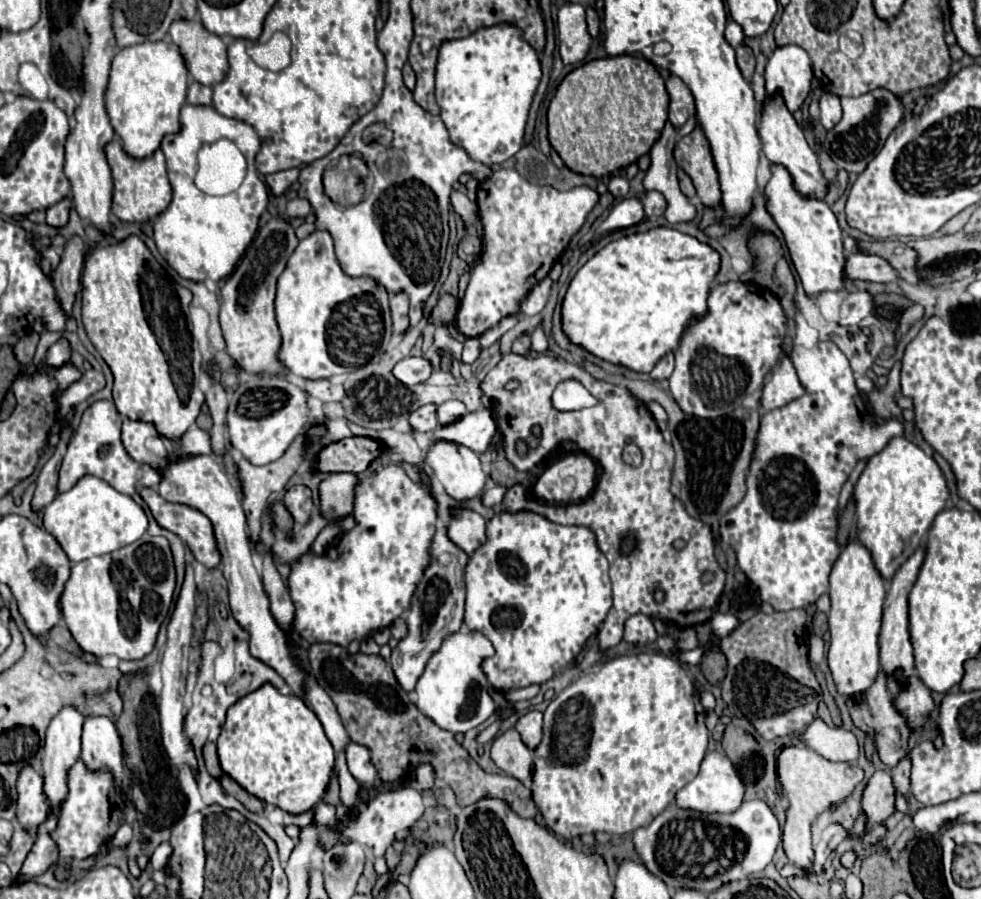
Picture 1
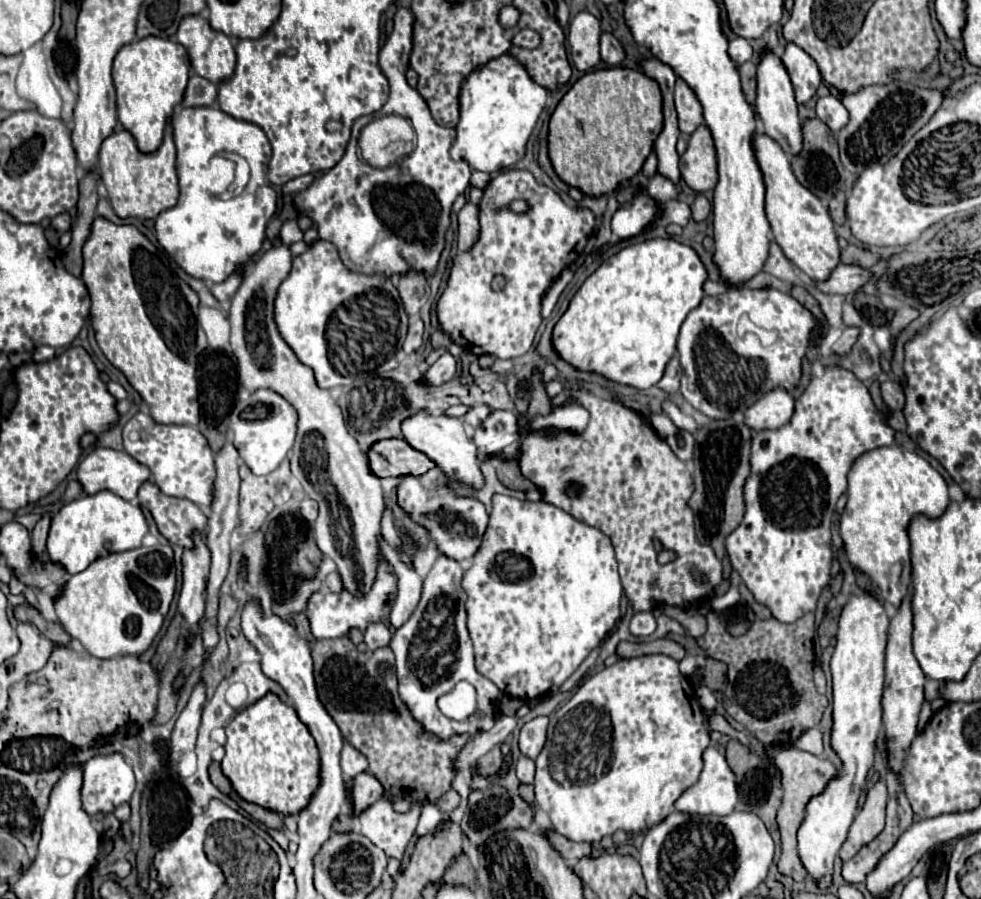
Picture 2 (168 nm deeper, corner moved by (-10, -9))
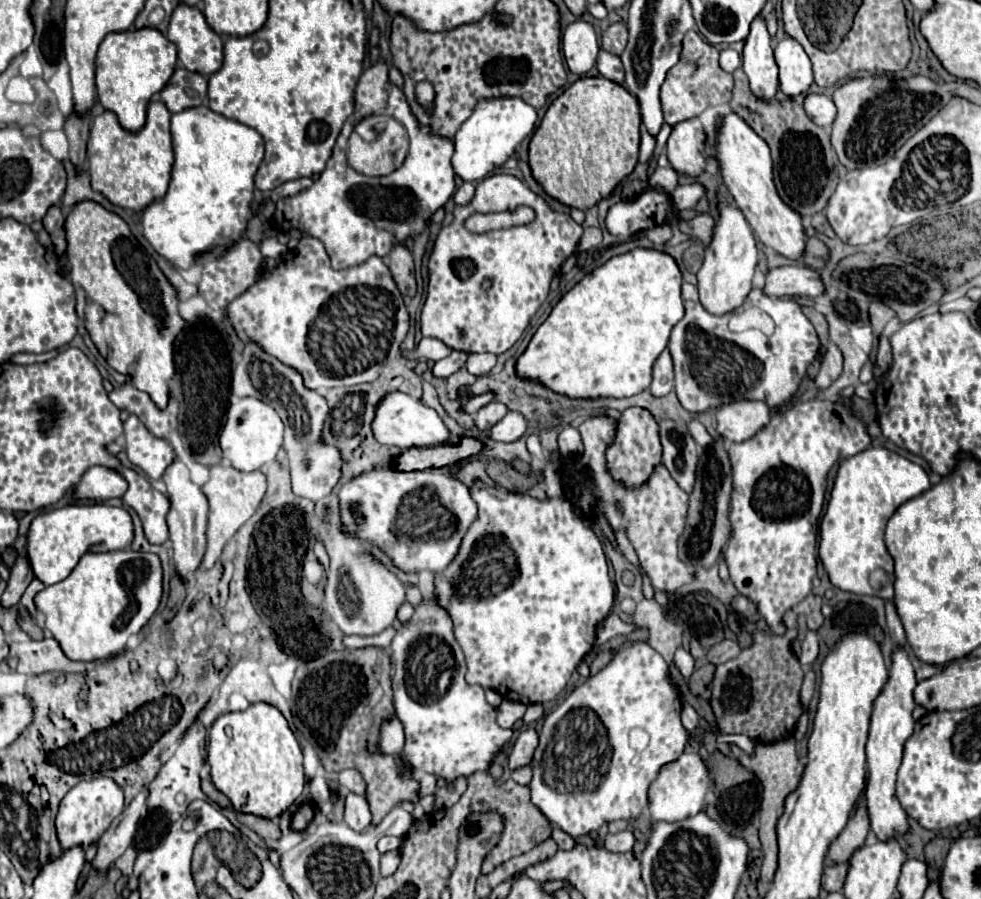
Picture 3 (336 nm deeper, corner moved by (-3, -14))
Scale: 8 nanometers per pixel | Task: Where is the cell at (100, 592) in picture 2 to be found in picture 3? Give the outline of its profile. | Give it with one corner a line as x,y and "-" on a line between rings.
125,548
103,554
87,552
65,580
37,592
35,608
45,616
45,626
67,658
91,662
123,650
129,636
137,634
153,616
159,600
159,556

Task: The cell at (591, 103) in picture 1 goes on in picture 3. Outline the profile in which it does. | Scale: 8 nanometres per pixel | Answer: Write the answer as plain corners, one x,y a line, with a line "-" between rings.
599,76
579,78
545,112
529,142
529,166
541,188
565,206
587,210
633,172
639,156
641,114
635,96

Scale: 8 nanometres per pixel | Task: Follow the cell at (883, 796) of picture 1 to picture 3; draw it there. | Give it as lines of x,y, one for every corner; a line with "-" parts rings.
859,804
853,818
847,822
845,830
831,842
825,856
825,866
847,862
851,858
851,852
855,852
855,848
861,848
865,844
867,834
869,834
867,810
863,804

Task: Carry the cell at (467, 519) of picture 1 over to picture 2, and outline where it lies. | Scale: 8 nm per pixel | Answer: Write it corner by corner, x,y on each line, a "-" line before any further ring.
400,477
398,503
412,515
414,521
426,525
438,545
438,551
456,561
470,561
482,545
488,529
488,513
484,505
474,497
454,497
448,487
436,487
432,493
424,491
416,477

